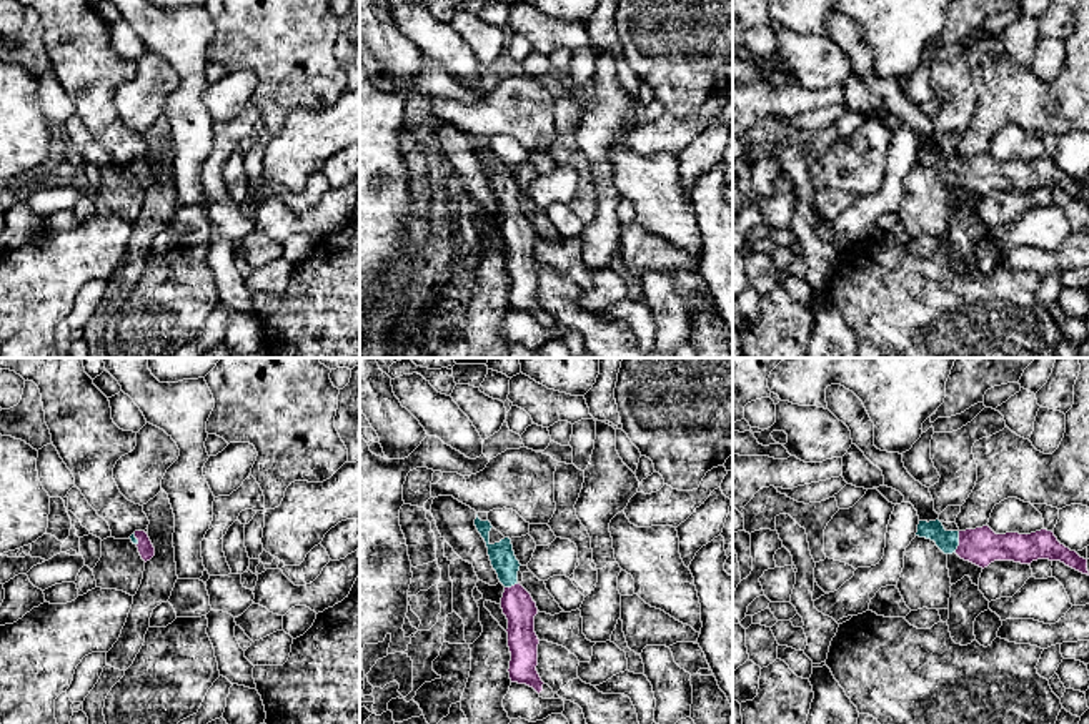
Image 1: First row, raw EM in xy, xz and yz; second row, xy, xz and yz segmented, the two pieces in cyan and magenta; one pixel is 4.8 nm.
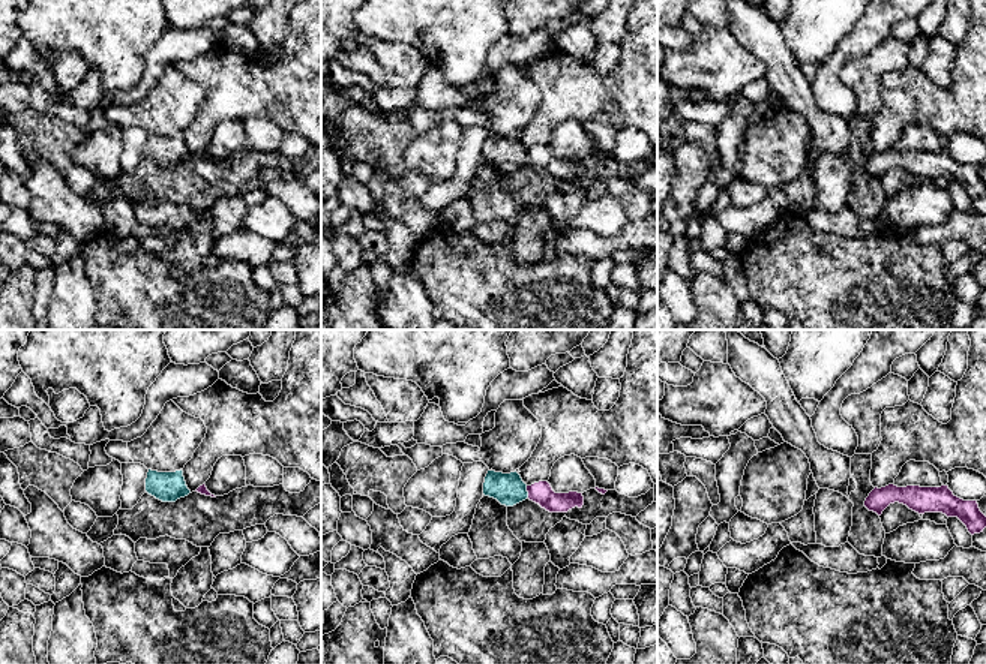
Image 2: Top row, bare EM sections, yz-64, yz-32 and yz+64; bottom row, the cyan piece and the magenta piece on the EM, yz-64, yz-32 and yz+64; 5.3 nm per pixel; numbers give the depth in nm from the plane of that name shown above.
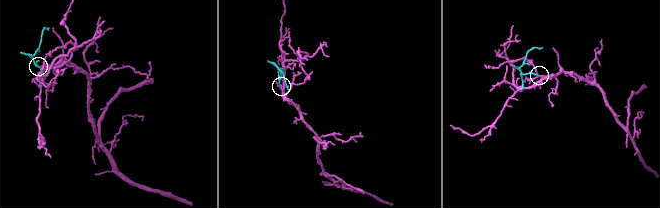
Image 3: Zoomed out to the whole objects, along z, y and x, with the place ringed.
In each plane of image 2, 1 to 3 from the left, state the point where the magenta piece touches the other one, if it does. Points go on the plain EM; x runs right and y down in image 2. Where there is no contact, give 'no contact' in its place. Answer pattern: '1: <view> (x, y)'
1: no contact
2: yz-32 (527, 156)
3: no contact

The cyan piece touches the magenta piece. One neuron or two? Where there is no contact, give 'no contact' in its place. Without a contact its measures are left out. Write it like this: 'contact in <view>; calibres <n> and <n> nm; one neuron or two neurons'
contact in yz; calibres 110 and 190 nm; one neuron

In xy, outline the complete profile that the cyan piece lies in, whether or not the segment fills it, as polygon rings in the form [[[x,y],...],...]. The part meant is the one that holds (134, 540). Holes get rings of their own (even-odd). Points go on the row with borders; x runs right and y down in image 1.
[[[135,531],[130,539],[138,548],[138,553],[145,563],[155,556],[155,548],[145,531]]]

